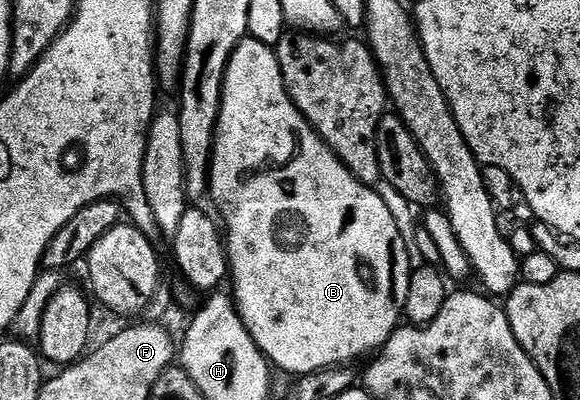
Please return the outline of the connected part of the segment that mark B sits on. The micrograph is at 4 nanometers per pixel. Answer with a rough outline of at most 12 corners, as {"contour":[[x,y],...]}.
{"contour":[[228,64],[210,169],[230,285],[292,378],[405,319],[392,208]]}

